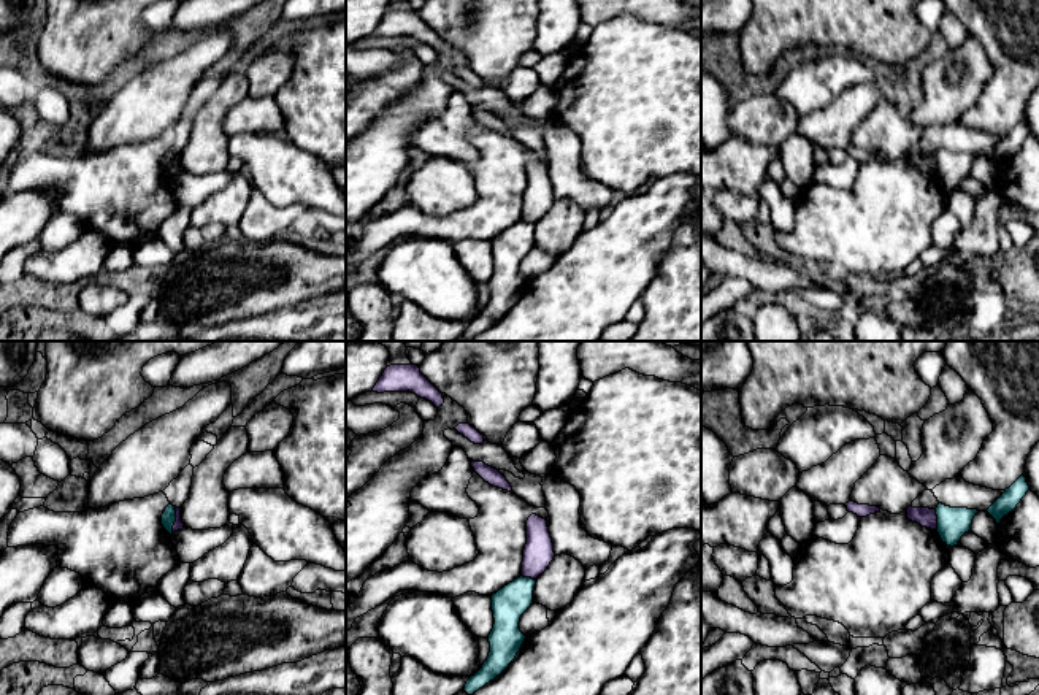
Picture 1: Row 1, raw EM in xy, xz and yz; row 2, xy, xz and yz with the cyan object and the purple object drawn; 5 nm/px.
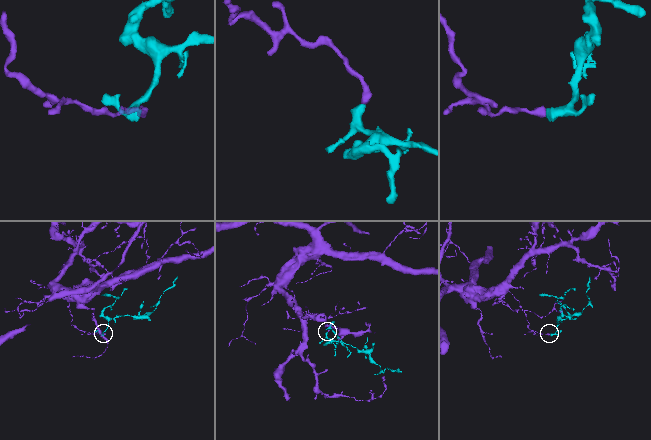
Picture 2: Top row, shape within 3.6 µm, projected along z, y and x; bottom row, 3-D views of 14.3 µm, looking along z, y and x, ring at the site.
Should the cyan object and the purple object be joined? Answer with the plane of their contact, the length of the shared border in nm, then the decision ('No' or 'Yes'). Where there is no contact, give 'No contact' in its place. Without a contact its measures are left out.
Touches cyan in xy. Shared border 140 nm. No

